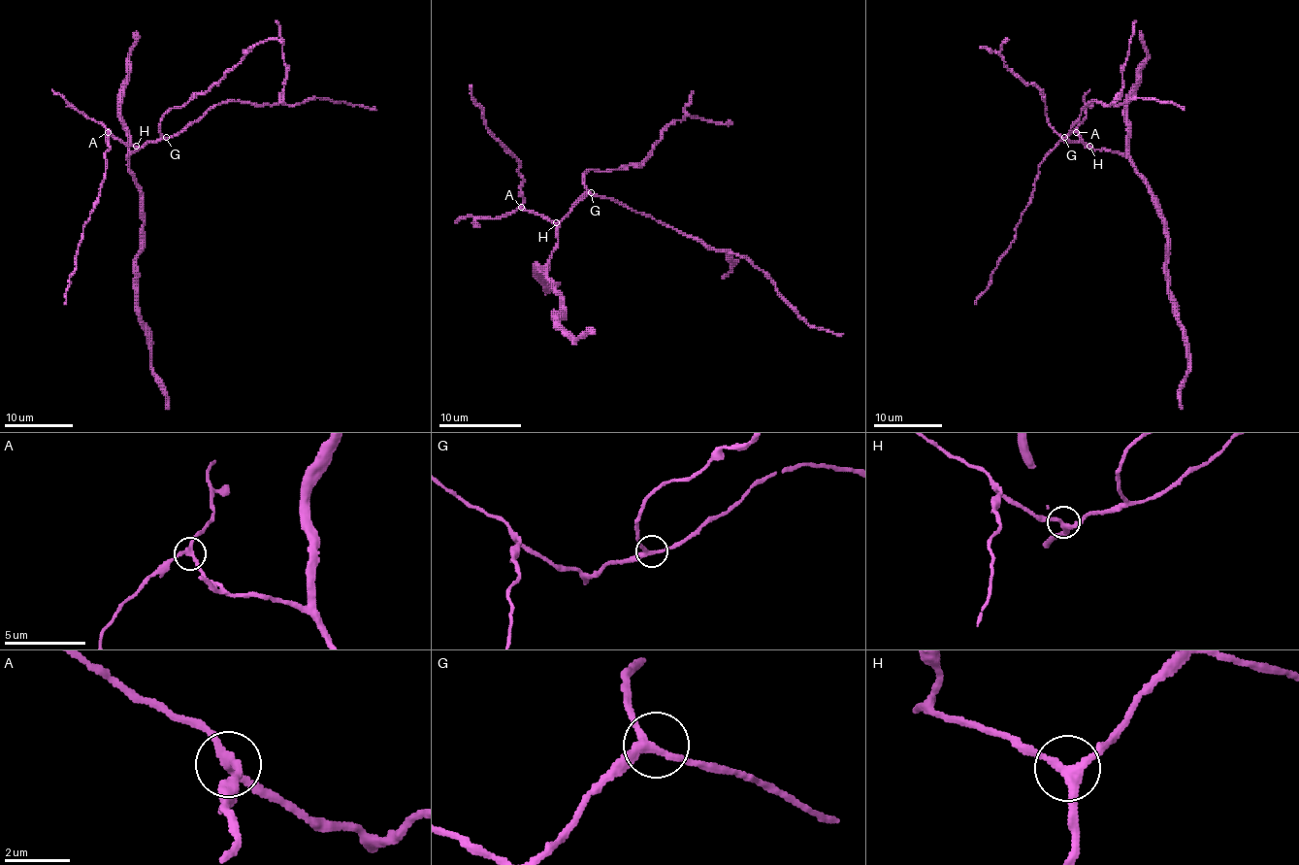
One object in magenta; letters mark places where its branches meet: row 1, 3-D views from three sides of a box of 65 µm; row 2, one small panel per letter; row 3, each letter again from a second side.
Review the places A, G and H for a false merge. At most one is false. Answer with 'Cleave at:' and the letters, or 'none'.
Cleave at: none

